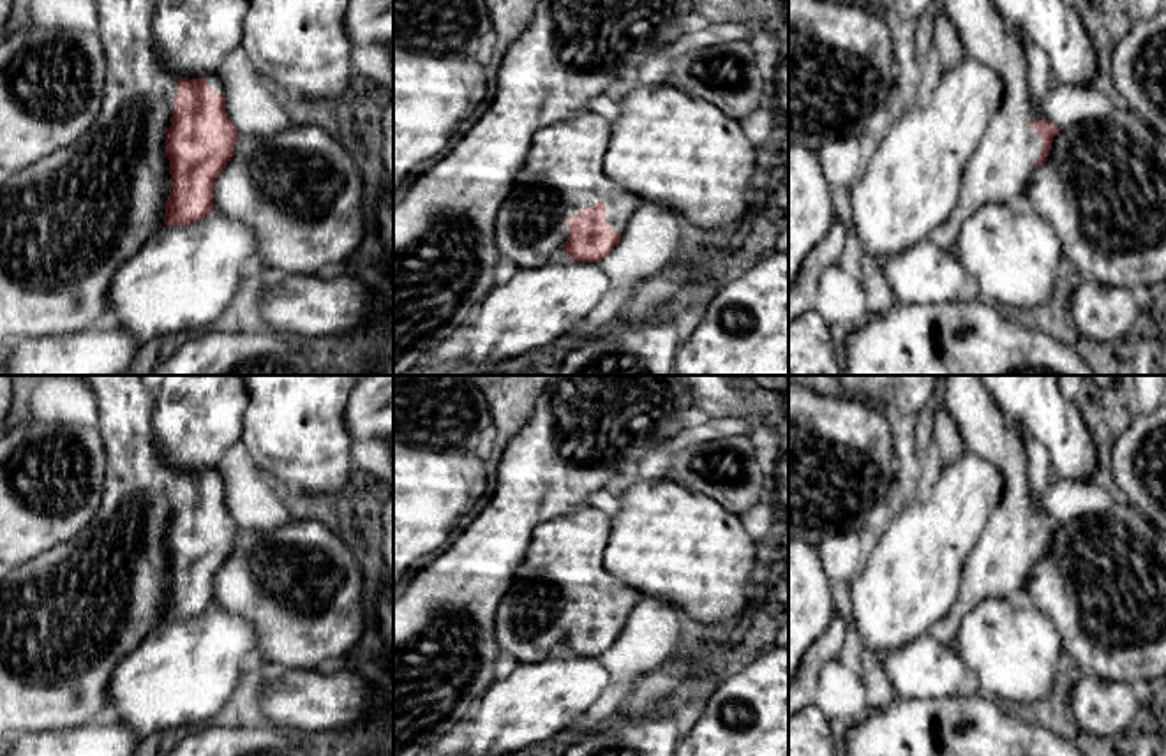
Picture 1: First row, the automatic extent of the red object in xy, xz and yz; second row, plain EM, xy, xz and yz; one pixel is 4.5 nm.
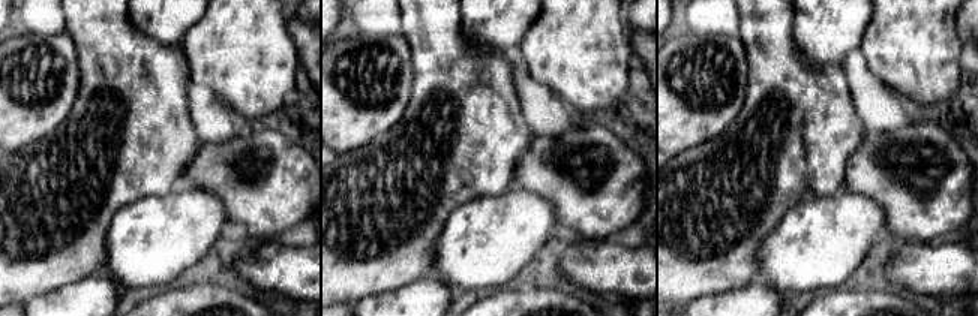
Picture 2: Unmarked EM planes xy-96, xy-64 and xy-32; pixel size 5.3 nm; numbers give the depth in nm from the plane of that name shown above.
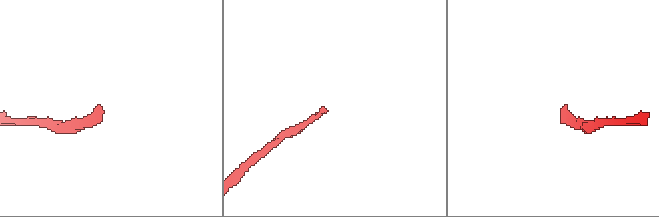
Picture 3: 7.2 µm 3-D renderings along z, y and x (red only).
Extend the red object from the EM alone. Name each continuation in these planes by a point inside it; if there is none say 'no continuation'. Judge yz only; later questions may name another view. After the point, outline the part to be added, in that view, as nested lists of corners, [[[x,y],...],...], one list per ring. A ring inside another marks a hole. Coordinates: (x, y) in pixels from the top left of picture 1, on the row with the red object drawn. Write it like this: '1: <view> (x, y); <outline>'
1: yz (999, 170); [[[946,0],[935,18],[933,44],[940,70],[947,70],[963,58],[972,58],[995,70],[1005,88],[998,111],[965,164],[958,203],[949,219],[931,231],[930,241],[944,252],[953,252],[960,229],[968,215],[984,204],[1023,201],[1035,159],[1043,153],[1043,139],[1030,127],[1041,116],[1030,99],[1028,58],[1018,33],[1009,28],[991,0]]]

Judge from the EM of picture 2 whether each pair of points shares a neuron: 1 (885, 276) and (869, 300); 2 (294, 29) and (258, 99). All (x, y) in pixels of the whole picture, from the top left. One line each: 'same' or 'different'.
1: different
2: different

